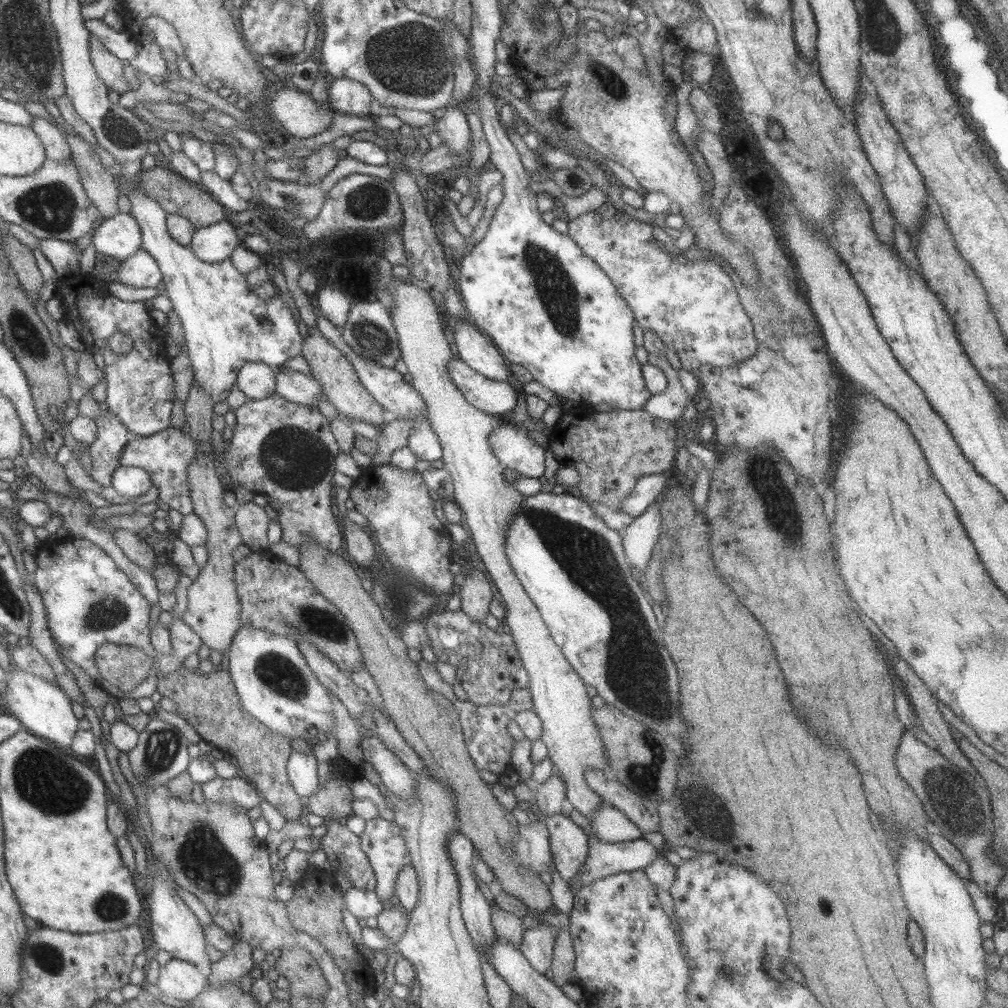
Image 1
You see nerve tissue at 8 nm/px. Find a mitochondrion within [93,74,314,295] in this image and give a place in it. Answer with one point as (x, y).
(119, 131)

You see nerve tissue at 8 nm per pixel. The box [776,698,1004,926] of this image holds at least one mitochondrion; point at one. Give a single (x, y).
(963, 820)

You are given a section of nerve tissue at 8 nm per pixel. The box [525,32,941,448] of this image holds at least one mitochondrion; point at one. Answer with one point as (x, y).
(615, 86)

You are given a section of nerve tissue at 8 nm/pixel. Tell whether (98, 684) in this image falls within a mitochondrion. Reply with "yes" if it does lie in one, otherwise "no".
no

